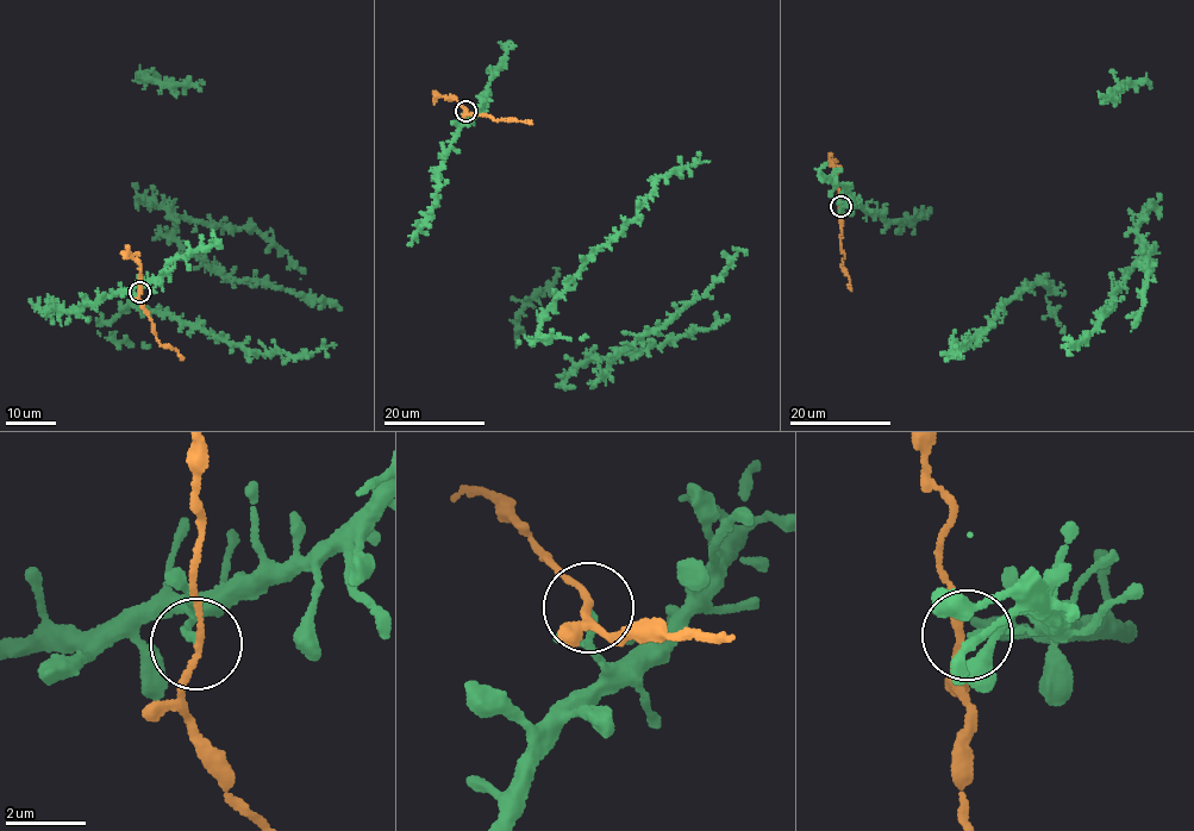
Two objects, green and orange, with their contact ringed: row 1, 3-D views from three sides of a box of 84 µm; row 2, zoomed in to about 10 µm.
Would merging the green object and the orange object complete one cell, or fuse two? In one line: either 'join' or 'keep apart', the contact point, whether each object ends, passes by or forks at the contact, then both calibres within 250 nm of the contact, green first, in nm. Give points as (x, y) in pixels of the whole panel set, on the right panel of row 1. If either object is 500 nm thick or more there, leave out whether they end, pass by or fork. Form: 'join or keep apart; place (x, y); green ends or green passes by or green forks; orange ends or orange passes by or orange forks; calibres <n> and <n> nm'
keep apart; place (841, 206); green ends; orange passes by; calibres 160 and 150 nm

